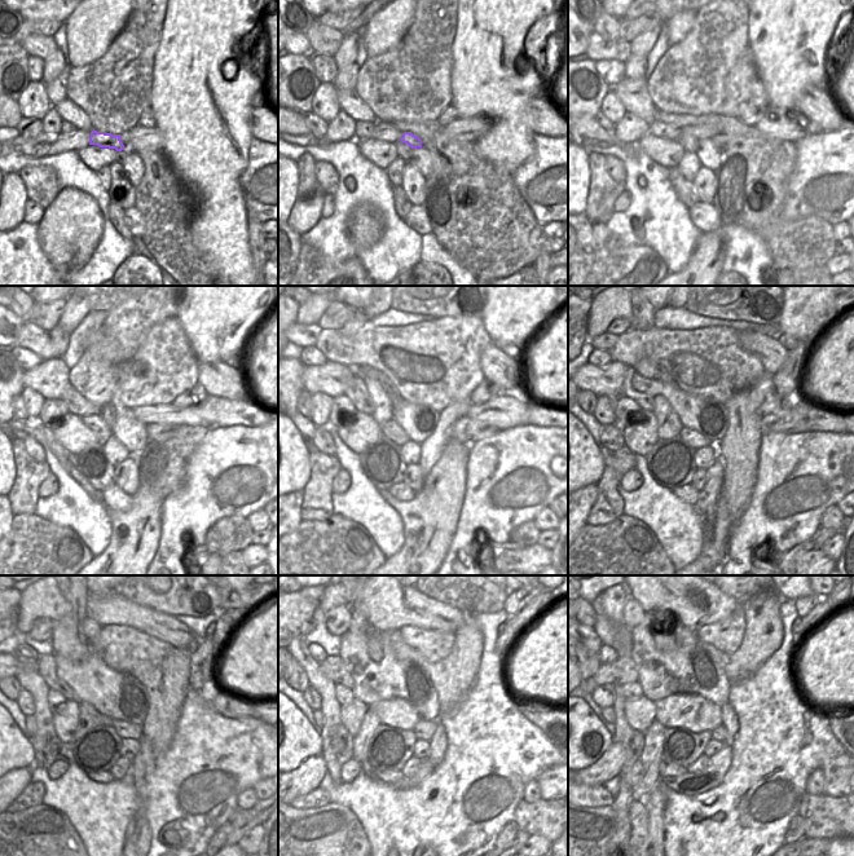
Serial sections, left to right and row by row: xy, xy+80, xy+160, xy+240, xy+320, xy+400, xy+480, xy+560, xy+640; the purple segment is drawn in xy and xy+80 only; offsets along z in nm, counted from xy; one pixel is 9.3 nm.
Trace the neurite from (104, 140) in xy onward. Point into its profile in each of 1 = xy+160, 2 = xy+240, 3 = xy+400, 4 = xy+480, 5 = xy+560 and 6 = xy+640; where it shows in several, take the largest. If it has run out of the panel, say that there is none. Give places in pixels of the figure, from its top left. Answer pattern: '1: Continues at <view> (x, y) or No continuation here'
1: Continues at xy+160 (720, 140)
2: Continues at xy+240 (161, 432)
3: Continues at xy+400 (767, 422)
4: Continues at xy+480 (229, 706)
5: Continues at xy+560 (540, 715)
6: Continues at xy+640 (831, 719).

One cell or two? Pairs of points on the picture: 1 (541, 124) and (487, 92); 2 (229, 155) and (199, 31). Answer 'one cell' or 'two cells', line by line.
1: two cells
2: one cell

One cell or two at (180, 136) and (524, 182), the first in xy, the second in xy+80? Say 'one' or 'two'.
two

